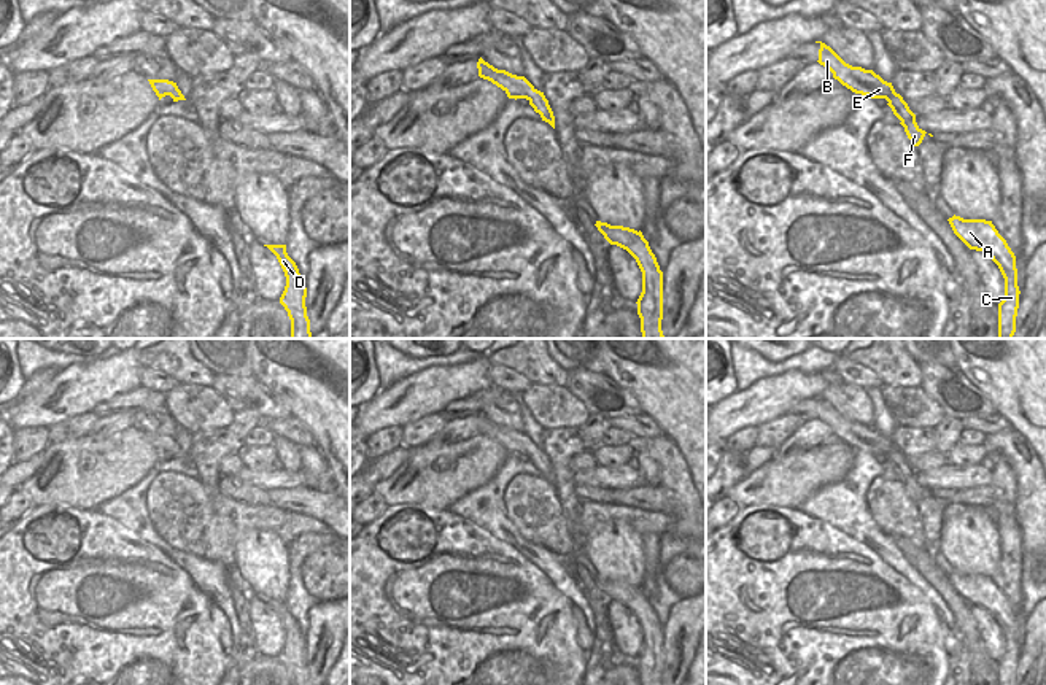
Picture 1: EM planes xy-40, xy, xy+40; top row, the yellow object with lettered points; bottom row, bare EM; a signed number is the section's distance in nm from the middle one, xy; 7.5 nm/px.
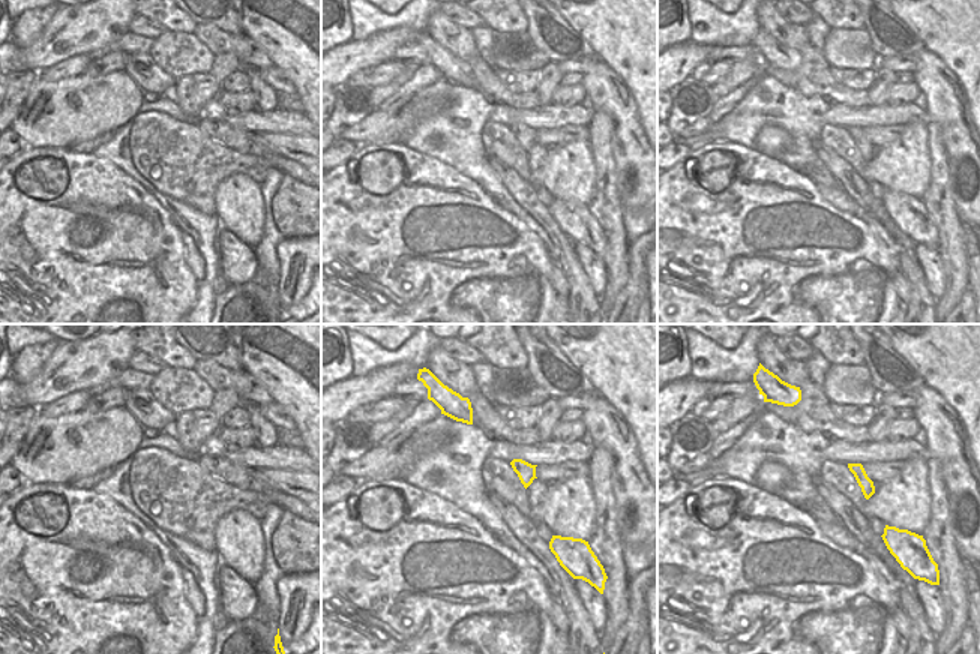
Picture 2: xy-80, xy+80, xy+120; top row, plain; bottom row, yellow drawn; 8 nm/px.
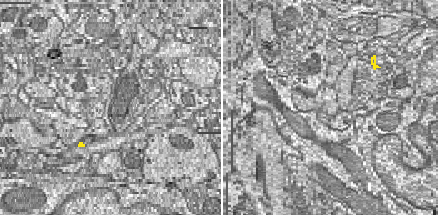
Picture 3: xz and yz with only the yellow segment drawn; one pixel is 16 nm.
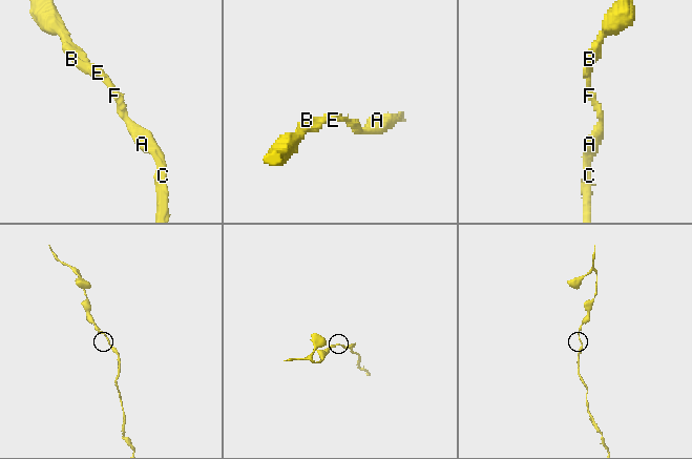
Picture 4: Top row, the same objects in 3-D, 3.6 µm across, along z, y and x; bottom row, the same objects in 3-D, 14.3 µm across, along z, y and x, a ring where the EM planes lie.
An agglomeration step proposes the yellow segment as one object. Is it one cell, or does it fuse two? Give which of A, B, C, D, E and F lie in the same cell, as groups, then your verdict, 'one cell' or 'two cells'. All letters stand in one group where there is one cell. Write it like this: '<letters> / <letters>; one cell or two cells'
A B C D E F; one cell

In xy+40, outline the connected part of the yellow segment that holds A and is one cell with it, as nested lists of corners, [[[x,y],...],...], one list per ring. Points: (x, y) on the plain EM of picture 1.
[[[952,572],[947,575],[954,590],[970,604],[984,607],[998,621],[1005,634],[1005,655],[998,660],[998,685],[1016,685],[1019,664],[1019,642],[1016,612],[1006,596],[998,590],[992,577],[963,575]]]

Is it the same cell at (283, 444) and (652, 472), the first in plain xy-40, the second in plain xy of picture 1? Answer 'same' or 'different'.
same

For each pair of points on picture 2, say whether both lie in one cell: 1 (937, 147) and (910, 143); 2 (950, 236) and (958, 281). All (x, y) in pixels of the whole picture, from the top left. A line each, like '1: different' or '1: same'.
1: different
2: same

